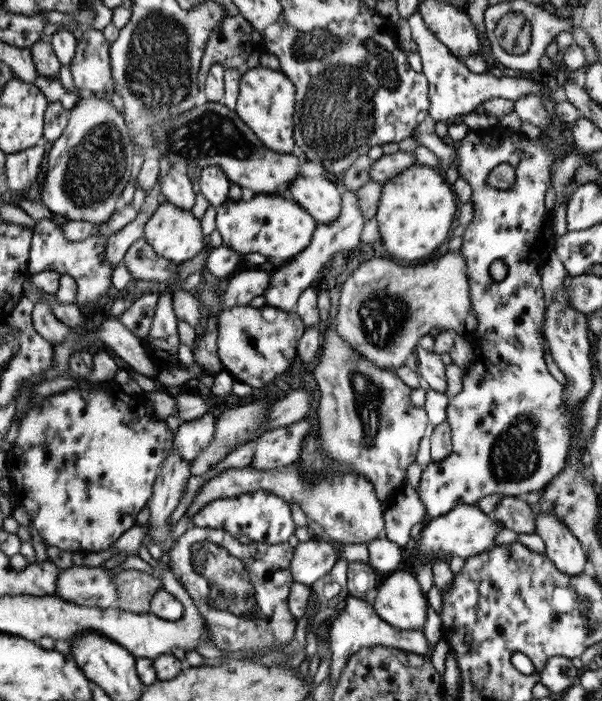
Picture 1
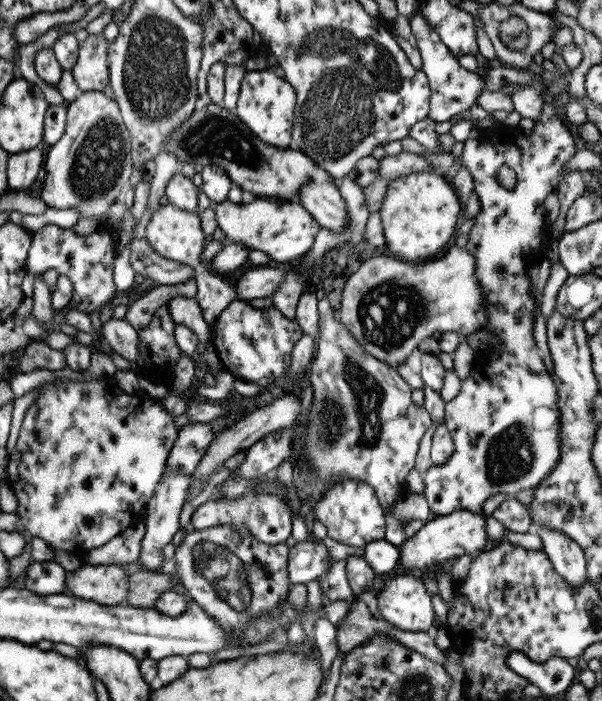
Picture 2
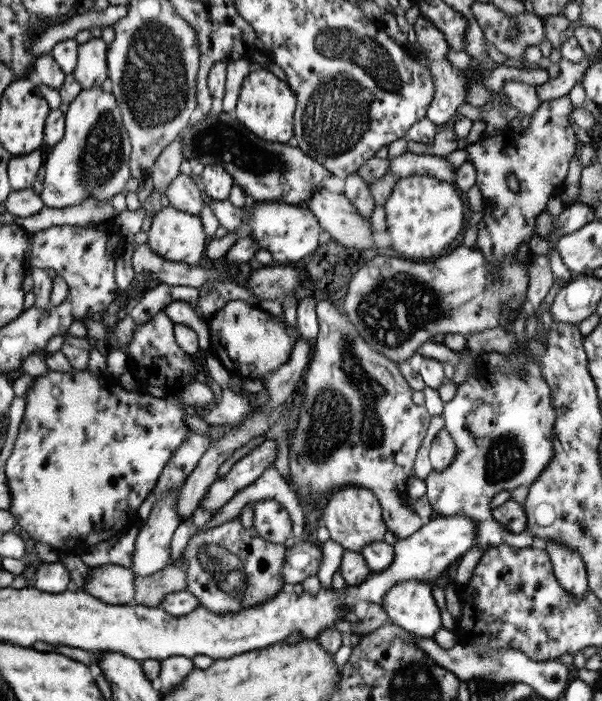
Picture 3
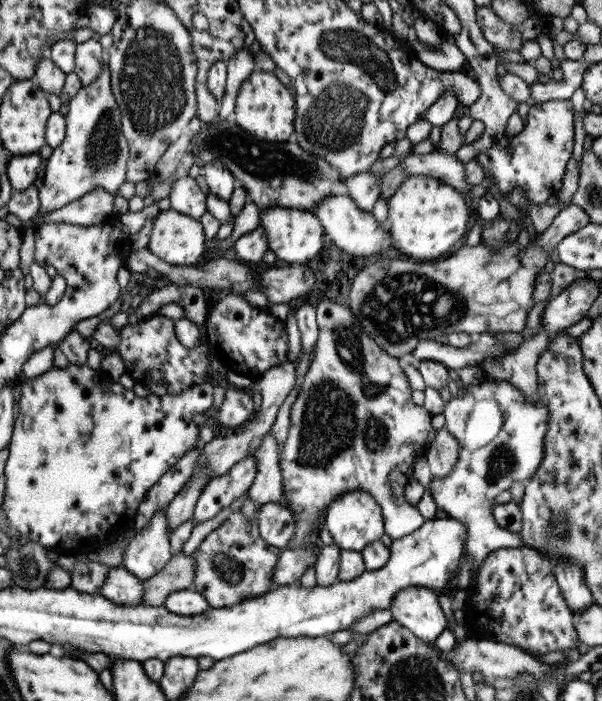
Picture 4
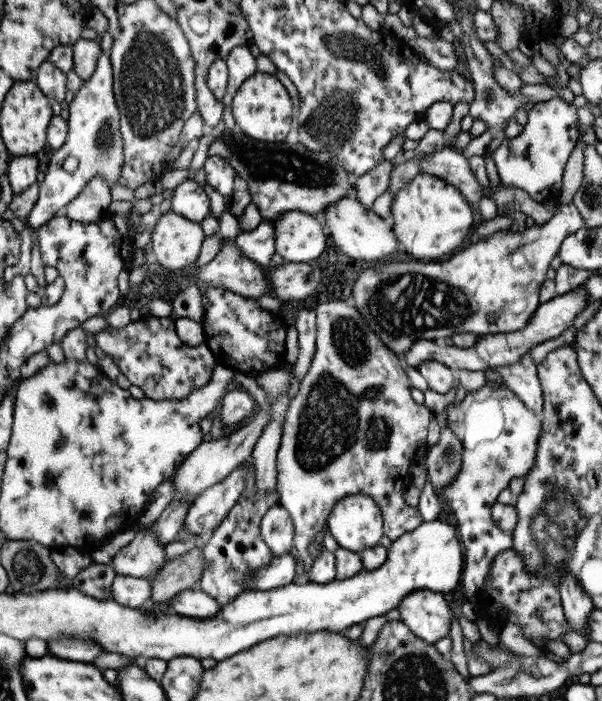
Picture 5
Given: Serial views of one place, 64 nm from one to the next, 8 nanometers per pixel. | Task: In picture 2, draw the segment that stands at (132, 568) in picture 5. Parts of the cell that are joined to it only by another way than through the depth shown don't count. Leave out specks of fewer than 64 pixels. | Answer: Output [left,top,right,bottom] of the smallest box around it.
[139,472,190,571]

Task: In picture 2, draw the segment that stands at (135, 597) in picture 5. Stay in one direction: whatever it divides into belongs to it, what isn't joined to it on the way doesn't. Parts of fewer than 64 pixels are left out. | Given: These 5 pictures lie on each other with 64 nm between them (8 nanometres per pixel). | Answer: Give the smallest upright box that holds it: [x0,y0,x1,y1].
[63,564,128,606]

